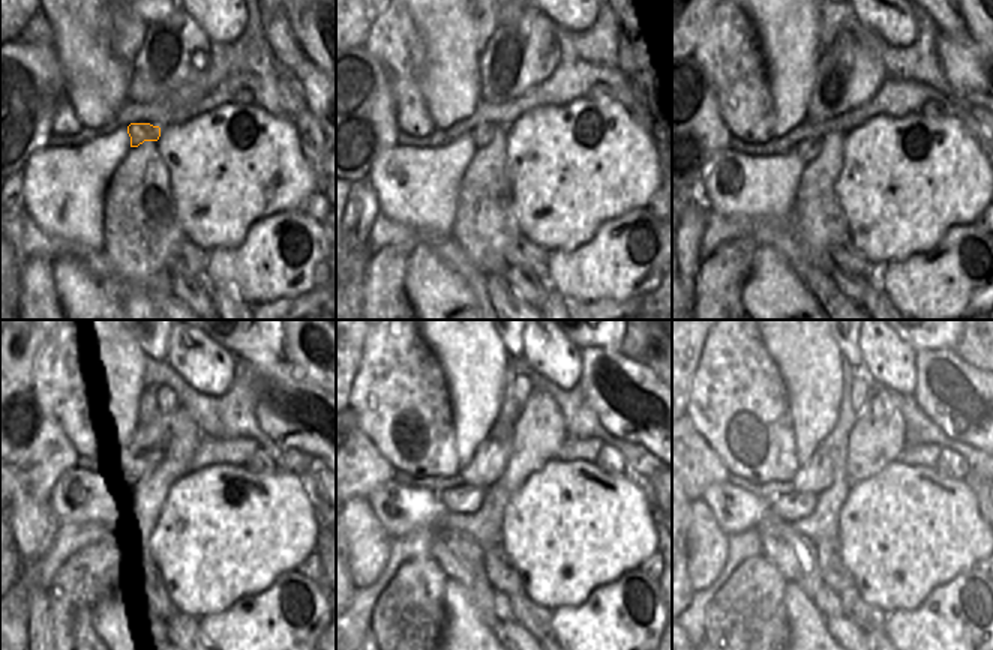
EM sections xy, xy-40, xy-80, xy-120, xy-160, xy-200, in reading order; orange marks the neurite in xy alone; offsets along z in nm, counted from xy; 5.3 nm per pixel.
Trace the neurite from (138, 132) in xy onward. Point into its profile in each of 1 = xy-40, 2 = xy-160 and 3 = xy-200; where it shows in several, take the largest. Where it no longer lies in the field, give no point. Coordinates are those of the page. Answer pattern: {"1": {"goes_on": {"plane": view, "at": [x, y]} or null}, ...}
{"1": {"goes_on": {"plane": "xy-40", "at": [479, 135]}}, "2": {"goes_on": {"plane": "xy-160", "at": [464, 499]}}, "3": {"goes_on": {"plane": "xy-200", "at": [789, 508]}}}

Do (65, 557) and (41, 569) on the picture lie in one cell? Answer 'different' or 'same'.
same

